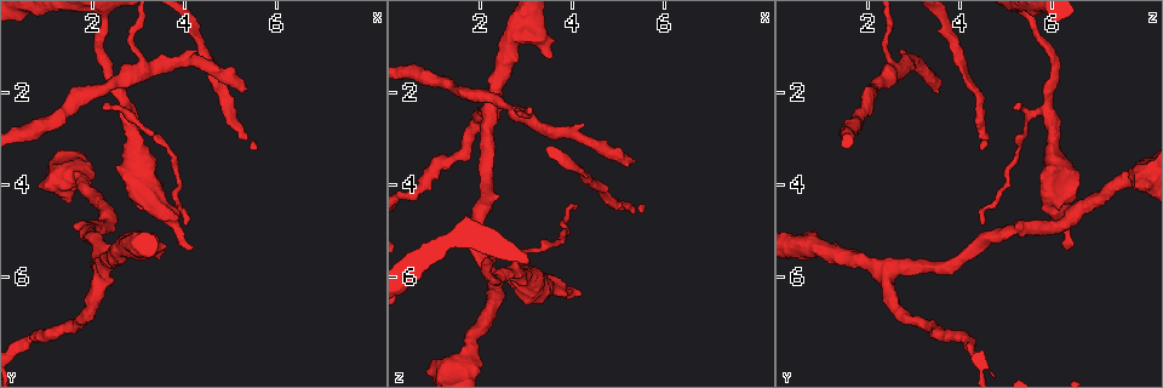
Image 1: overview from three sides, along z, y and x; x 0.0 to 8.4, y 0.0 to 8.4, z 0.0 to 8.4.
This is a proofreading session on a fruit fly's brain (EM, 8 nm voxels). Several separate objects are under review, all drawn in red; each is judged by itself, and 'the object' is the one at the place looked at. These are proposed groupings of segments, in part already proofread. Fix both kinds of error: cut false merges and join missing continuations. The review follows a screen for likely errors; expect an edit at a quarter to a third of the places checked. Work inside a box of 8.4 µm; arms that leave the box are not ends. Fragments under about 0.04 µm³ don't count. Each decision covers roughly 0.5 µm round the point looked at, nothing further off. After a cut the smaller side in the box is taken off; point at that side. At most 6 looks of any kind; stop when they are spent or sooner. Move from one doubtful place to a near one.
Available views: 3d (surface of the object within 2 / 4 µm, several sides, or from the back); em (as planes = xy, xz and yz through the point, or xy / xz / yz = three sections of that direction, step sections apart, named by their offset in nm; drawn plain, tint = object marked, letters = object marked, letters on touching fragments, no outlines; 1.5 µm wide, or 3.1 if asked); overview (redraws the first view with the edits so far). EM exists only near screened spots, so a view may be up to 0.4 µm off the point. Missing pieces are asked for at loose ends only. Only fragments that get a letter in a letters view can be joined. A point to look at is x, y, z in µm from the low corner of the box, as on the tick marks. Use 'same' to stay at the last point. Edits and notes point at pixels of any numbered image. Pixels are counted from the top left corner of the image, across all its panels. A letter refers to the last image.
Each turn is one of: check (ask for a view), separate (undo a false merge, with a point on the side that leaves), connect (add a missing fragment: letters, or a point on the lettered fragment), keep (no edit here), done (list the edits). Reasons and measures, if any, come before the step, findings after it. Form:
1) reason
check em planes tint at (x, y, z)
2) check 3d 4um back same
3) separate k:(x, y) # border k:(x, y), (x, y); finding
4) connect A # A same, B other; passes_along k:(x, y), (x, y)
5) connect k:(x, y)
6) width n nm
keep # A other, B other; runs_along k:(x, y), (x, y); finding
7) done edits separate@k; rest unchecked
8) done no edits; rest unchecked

a narrow waist
check em yz step 8 letters at (2.85, 0.75, 2.45)

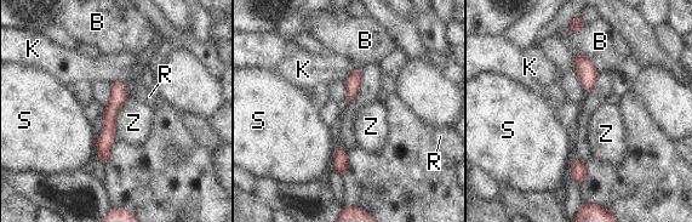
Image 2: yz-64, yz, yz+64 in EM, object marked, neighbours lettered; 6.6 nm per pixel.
check em planes letters same

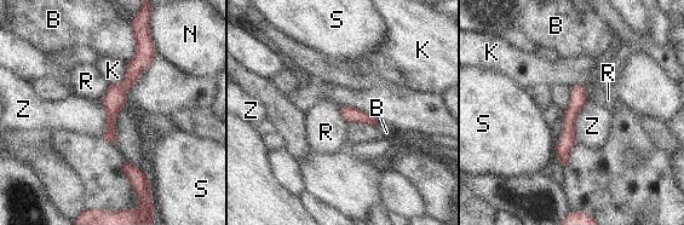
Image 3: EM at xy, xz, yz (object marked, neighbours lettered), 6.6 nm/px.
keep # B other, K other, N other, R other, S other, Z other; border 3:(587, 102), (575, 120), (574, 140); all the same neuron

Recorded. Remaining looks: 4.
branch stops here
check em planes plain at (2.20, 2.40, 5.20)

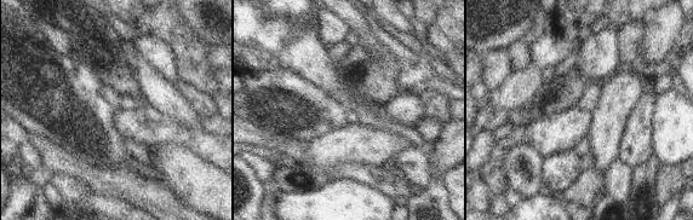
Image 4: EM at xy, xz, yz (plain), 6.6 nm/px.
check em planes letters same

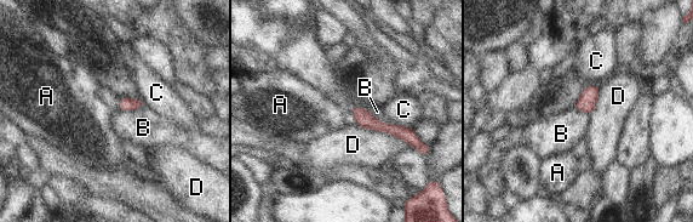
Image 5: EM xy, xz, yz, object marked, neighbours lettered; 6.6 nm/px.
keep # A other, B other, C other, D other; runs_along 5:(354, 110), (413, 141); none of them fits

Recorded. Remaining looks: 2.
free end
check em planes letters at (3.05, 4.35, 5.75)

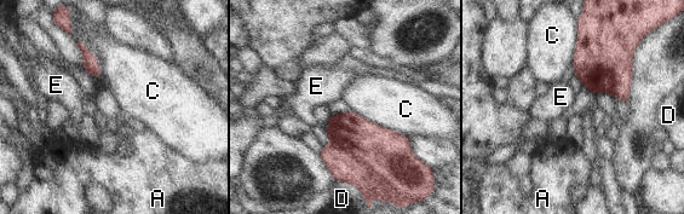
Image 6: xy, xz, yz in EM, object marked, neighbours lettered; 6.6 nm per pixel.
keep # A other, C other, D other, E other; none of them fits

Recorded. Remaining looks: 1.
done no edits; rest unchecked

